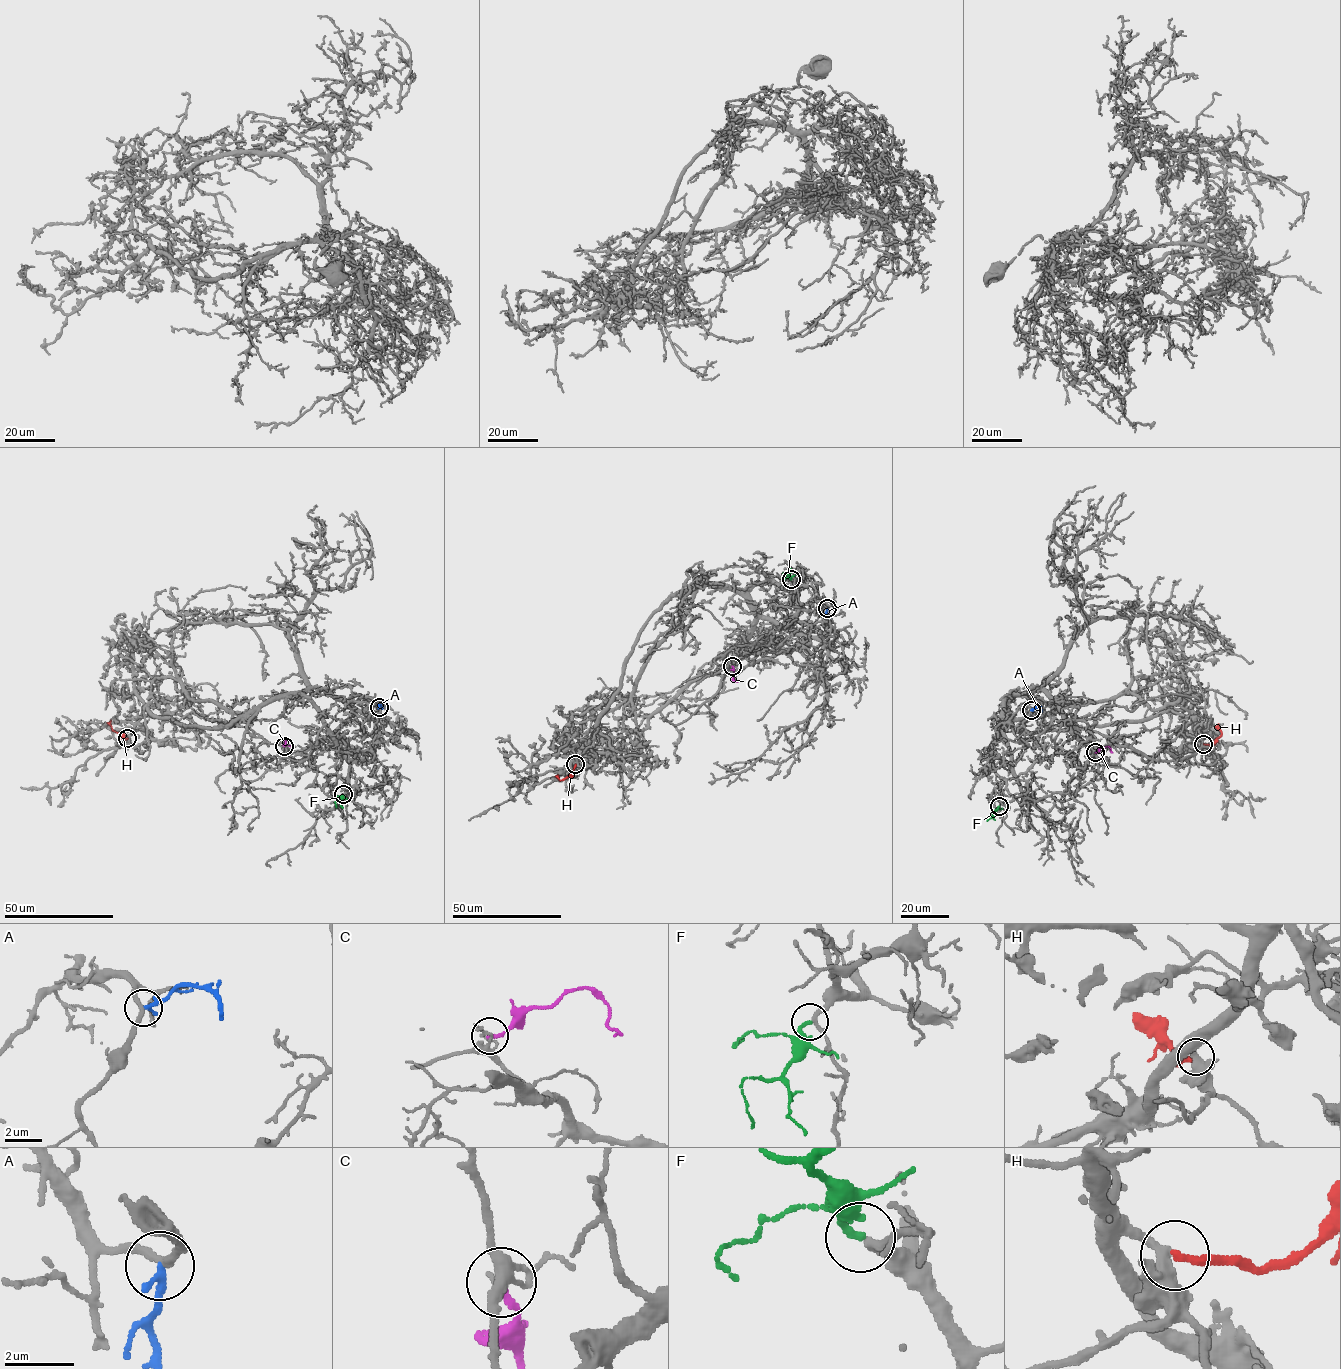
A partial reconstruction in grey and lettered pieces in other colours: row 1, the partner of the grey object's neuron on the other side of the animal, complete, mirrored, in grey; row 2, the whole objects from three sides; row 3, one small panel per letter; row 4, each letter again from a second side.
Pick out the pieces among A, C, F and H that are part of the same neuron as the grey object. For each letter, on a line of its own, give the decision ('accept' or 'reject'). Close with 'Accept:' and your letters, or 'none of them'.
A: reject
C: reject
F: accept
H: accept
Accept: F, H

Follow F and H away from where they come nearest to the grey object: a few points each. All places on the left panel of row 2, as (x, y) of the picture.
F: (343, 795), (335, 802), (336, 807)
H: (127, 738), (114, 731), (110, 720)

